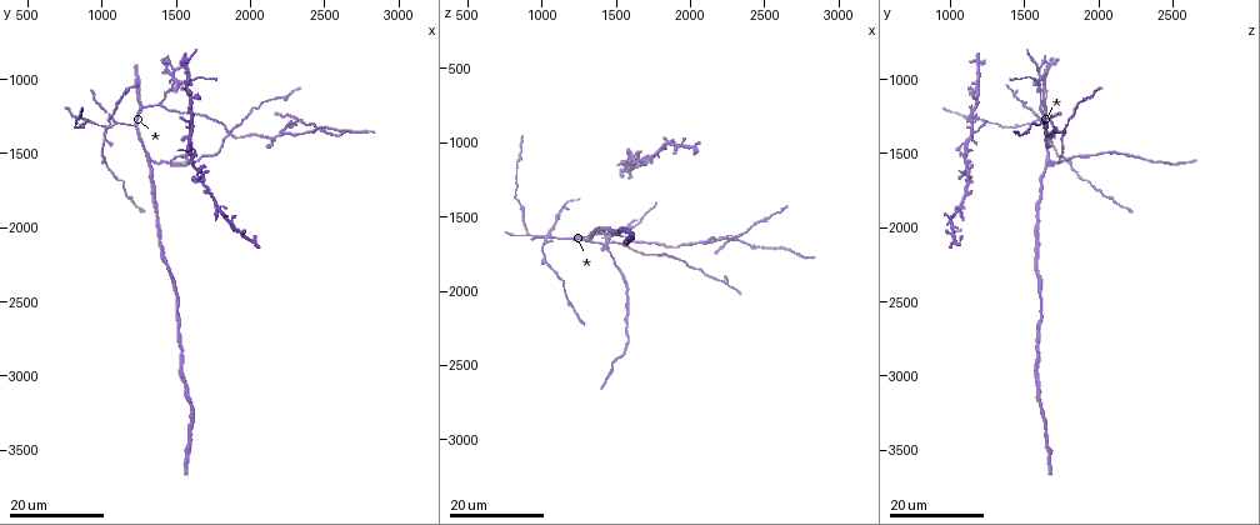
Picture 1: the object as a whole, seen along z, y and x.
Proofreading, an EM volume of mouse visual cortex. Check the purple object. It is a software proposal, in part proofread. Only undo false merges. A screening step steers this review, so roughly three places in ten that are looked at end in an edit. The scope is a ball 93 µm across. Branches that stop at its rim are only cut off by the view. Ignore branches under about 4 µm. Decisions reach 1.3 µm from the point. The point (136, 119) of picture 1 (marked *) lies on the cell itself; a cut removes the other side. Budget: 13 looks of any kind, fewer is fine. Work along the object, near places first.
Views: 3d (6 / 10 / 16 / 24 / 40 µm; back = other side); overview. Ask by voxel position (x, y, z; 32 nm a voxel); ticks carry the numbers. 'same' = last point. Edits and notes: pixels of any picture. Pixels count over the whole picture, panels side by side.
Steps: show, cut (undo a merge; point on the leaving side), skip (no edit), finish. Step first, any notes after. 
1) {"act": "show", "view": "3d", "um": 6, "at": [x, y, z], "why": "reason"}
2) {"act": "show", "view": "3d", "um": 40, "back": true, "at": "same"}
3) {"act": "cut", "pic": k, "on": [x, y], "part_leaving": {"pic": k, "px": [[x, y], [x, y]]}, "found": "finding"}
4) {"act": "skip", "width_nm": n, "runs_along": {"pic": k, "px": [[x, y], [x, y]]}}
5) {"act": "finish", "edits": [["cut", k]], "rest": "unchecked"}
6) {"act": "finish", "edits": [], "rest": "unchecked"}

{"act": "show", "view": "3d", "um": 24, "at": [1580, 1000, 1200]}

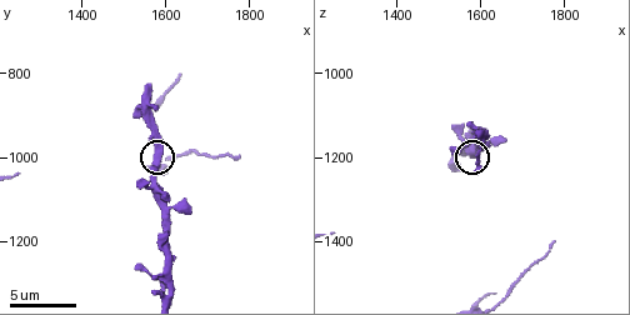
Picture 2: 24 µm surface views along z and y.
{"act": "show", "view": "3d", "um": 10, "at": "same"}

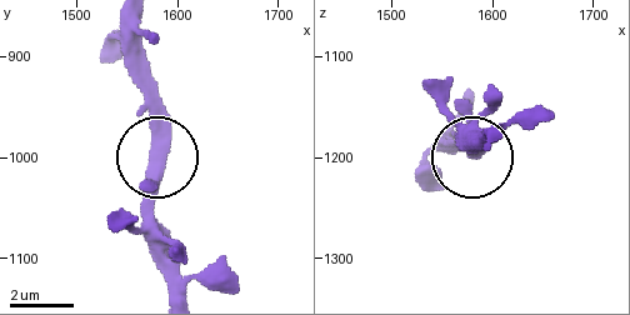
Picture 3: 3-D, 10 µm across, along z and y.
{"act": "skip", "width_nm": 470, "found": "continuous, no second cell"}

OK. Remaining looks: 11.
{"act": "show", "view": "3d", "um": 24, "at": [2240, 1380, 1660], "why": "branch point"}

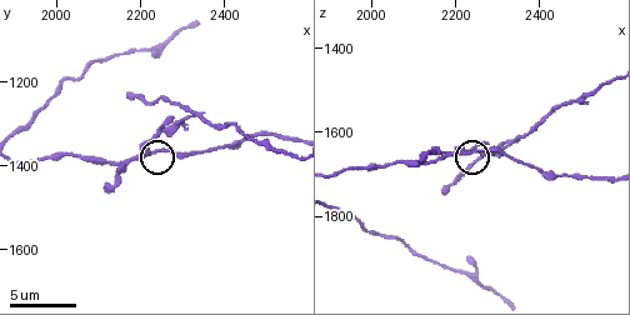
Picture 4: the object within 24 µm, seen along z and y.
{"act": "show", "view": "3d", "um": 6, "at": [2220, 1365, 1645]}

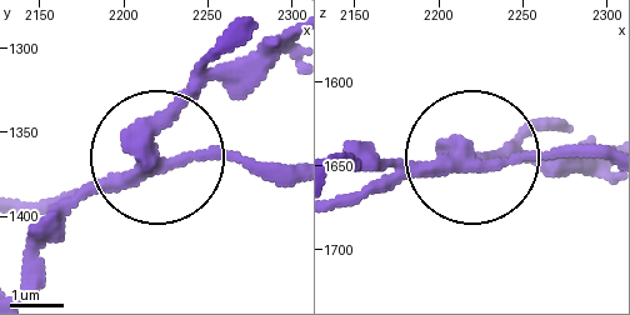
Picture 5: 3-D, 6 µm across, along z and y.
{"act": "cut", "pic": 5, "on": [56, 233], "width_nm": 310, "found": "two cells meet here"}

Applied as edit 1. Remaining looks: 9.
{"act": "show", "view": "overview"}

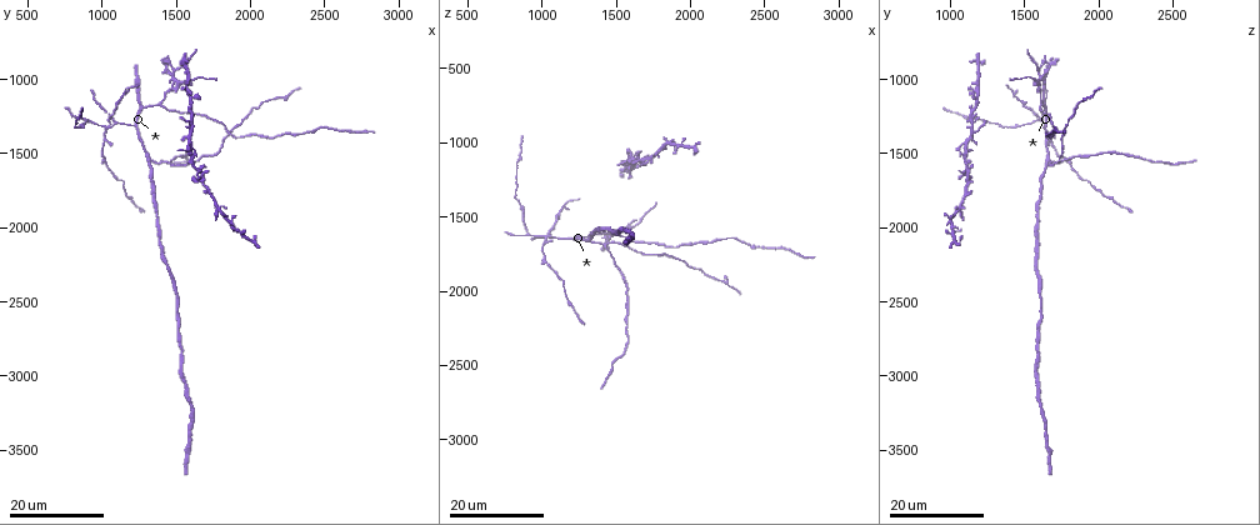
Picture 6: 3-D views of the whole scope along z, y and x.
{"act": "show", "view": "3d", "um": 16, "at": [1020, 1320, 1640], "why": "a fork"}

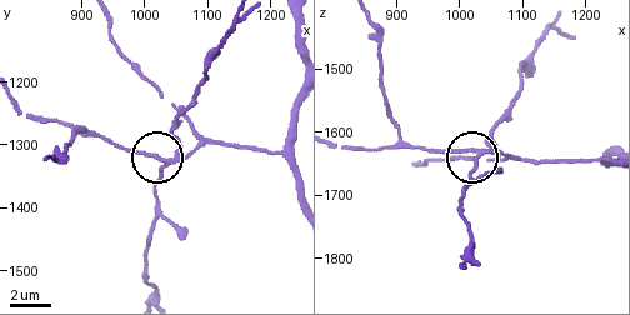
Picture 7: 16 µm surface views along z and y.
{"act": "show", "view": "3d", "um": 6, "at": [1020, 1330, 1635]}

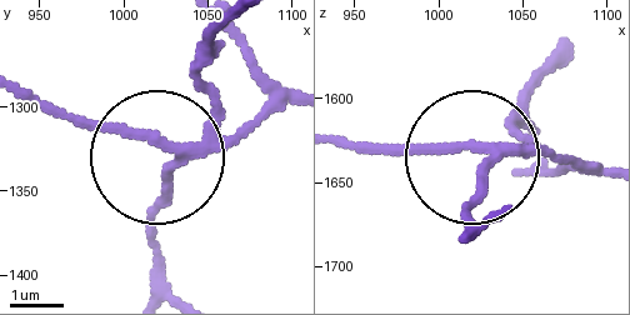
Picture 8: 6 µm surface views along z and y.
{"act": "cut", "pic": 8, "on": [190, 70], "width_nm": 180, "found": "two cells meet here"}

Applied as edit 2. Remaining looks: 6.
{"act": "show", "view": "overview"}

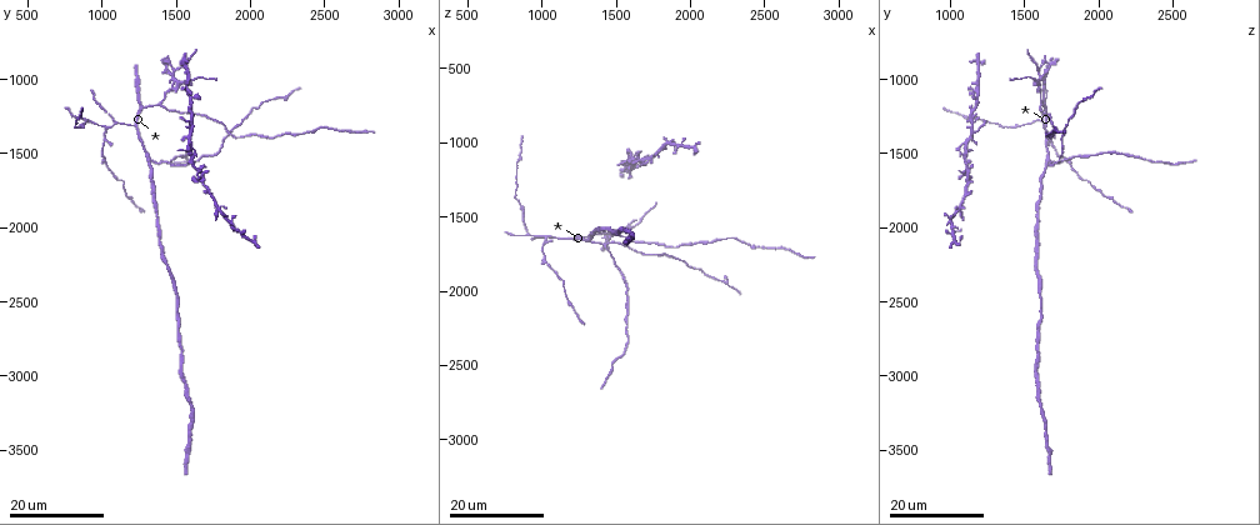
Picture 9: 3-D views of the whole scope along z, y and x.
{"act": "show", "view": "3d", "um": 24, "at": [1200, 1320, 1640], "why": "three-way junction"}

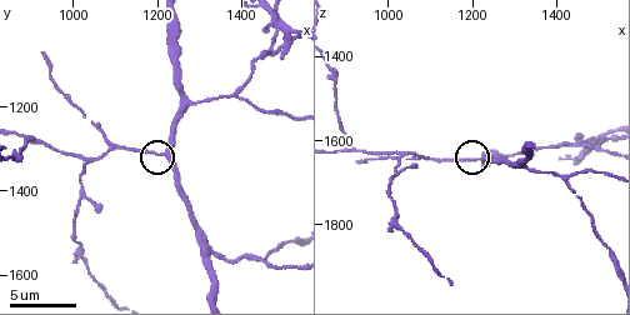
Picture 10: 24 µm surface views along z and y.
{"act": "show", "view": "3d", "um": 10, "at": [1225, 1310, 1640]}

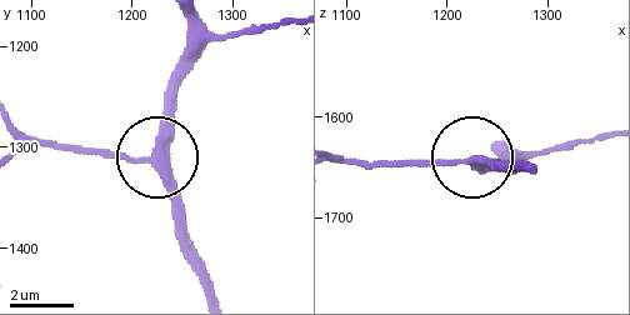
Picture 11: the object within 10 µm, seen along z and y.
{"act": "skip", "runs_along": {"pic": 11, "px": [[170, 121], [168, 143], [146, 159], [76, 151]]}, "found": "all the same cell"}

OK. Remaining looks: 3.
{"act": "show", "view": "3d", "um": 6, "at": [1280, 1195, 1635]}

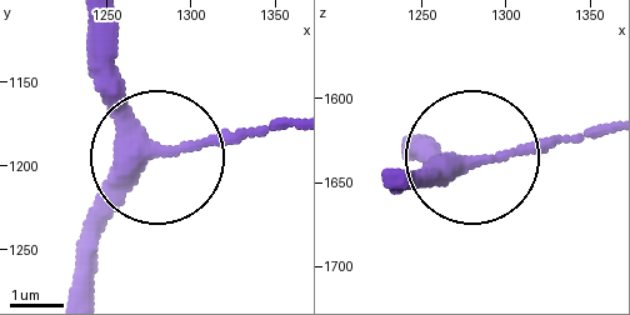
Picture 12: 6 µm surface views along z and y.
{"act": "skip", "side_arm_um": 9, "runs_along": {"pic": 12, "px": [[86, 281], [91, 219], [149, 151], [91, 49]]}, "found": "continuous, no second cell"}

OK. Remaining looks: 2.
{"act": "show", "view": "3d", "um": 10, "at": [1335, 1555, 1660], "why": "small branch off a trunk"}

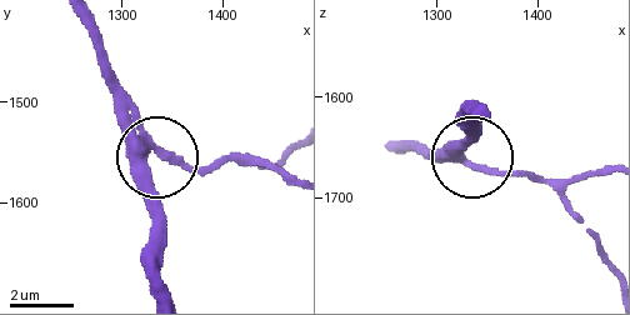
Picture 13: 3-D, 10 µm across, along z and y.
{"act": "skip", "arms": 3, "found": "one cell here"}

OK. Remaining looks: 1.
{"act": "finish", "edits": [["cut", 5], ["cut", 8]], "rest": "unchecked"}

